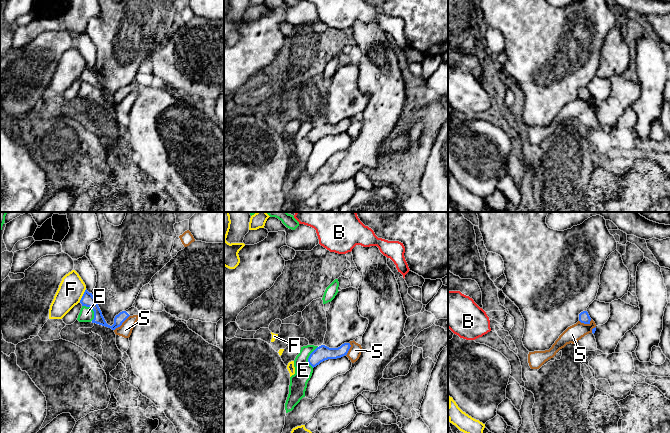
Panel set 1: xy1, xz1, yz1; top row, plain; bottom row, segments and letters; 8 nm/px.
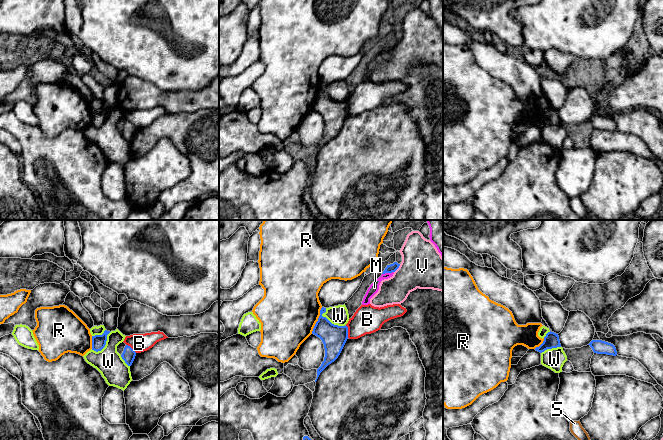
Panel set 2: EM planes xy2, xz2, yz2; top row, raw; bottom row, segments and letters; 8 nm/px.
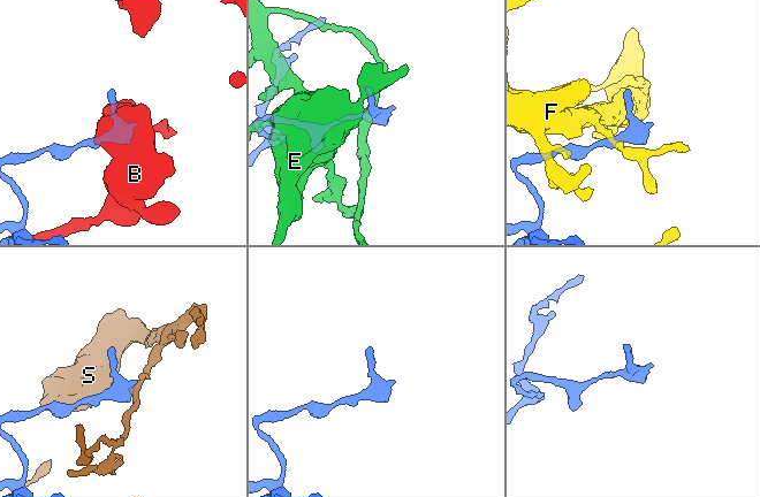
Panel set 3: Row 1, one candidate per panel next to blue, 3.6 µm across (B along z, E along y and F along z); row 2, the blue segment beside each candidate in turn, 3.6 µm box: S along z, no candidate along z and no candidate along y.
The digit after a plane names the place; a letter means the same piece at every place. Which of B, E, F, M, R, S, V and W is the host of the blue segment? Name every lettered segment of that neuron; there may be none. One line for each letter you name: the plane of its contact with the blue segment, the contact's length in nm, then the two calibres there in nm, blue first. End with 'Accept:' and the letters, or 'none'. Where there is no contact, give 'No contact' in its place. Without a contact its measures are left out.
Accept: none

